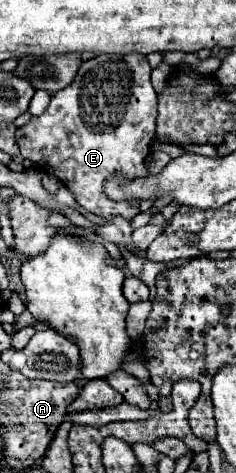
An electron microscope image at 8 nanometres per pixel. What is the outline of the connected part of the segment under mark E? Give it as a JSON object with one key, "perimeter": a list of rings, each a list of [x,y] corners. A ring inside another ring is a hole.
{"perimeter":[[[98,54],[92,60],[84,60],[74,76],[72,84],[56,92],[50,100],[50,106],[40,114],[32,116],[26,126],[16,130],[16,142],[20,146],[20,154],[34,164],[38,164],[44,172],[54,174],[62,184],[76,194],[76,200],[82,208],[92,214],[110,218],[110,214],[120,214],[132,220],[140,214],[138,204],[128,202],[112,202],[104,198],[104,178],[108,174],[124,174],[126,178],[144,176],[146,166],[144,160],[150,154],[150,144],[154,142],[154,128],[156,128],[156,92],[150,84],[150,64],[144,54]]]}

